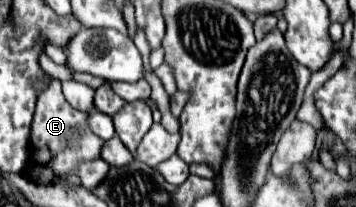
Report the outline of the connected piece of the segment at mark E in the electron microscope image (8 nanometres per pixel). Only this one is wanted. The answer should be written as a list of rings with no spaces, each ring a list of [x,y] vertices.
[[[52,80],[48,90],[44,90],[36,102],[36,112],[28,138],[30,158],[28,158],[28,166],[22,172],[24,178],[44,186],[56,186],[60,182],[80,186],[80,178],[76,178],[72,170],[76,170],[76,166],[82,162],[100,158],[100,148],[104,144],[104,140],[90,130],[88,116],[90,116],[88,112],[80,112],[72,108],[62,94],[60,80]]]

